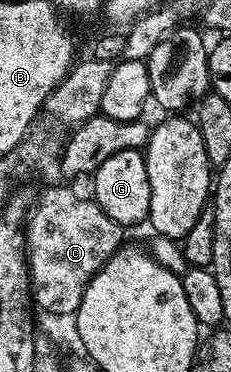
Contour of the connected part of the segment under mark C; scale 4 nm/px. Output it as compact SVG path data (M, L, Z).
M53 185L50 189L45 189L41 193L41 198L36 198L35 208L30 212L27 218L27 224L25 226L25 239L27 242L27 248L29 251L29 278L33 281L33 300L36 308L41 309L45 313L54 313L57 317L69 317L72 318L76 314L79 303L83 303L83 291L87 291L87 283L91 283L91 279L96 275L100 269L107 264L111 259L111 255L116 253L123 244L122 226L115 223L115 219L111 219L111 215L107 215L107 211L103 211L98 207L96 201L90 199L88 196L80 197L73 189L68 189L65 185Z

